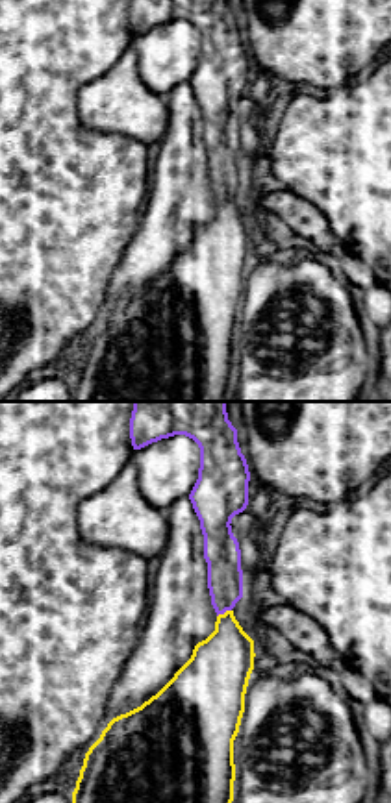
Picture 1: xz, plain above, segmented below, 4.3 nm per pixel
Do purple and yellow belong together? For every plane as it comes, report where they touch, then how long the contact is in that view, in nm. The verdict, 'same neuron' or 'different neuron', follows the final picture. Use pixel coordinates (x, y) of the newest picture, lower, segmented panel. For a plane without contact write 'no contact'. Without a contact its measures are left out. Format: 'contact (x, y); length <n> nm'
contact (223, 613); length 70 nm

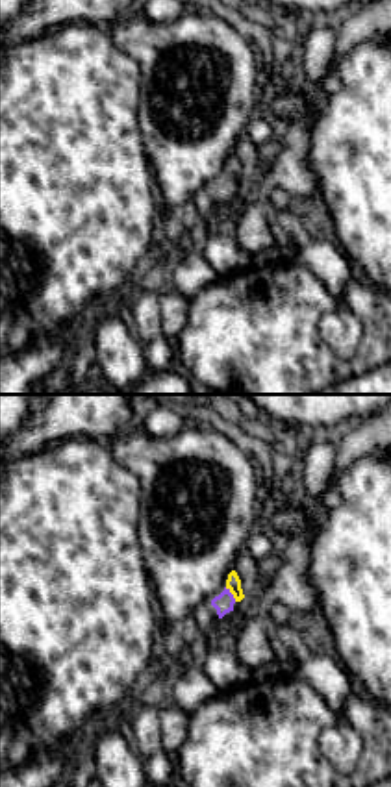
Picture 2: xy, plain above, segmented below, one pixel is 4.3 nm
contact (232, 595); length 80 nm

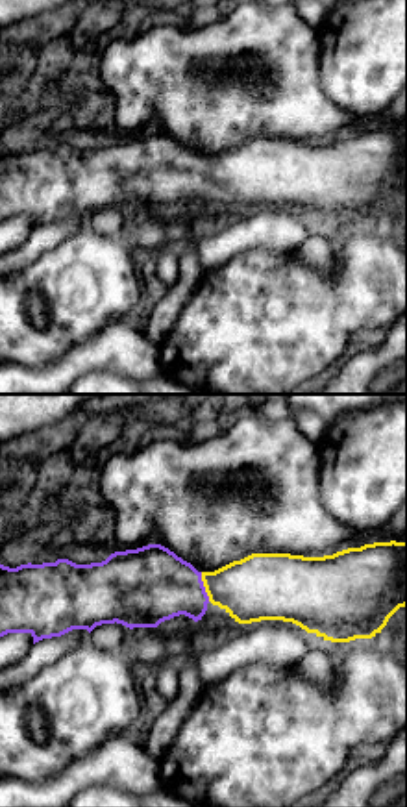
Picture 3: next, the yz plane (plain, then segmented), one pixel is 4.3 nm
contact (204, 587); length 130 nm

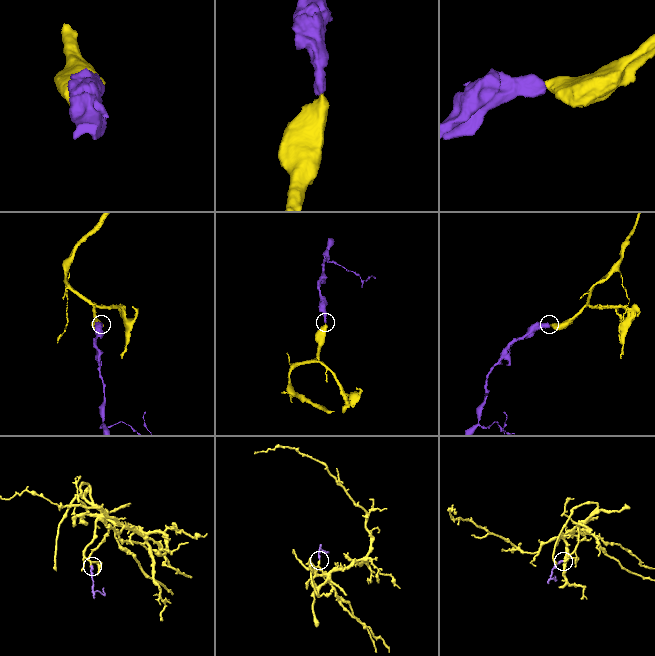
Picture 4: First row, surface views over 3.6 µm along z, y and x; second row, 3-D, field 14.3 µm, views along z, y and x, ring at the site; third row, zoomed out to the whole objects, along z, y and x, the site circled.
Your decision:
same neuron

